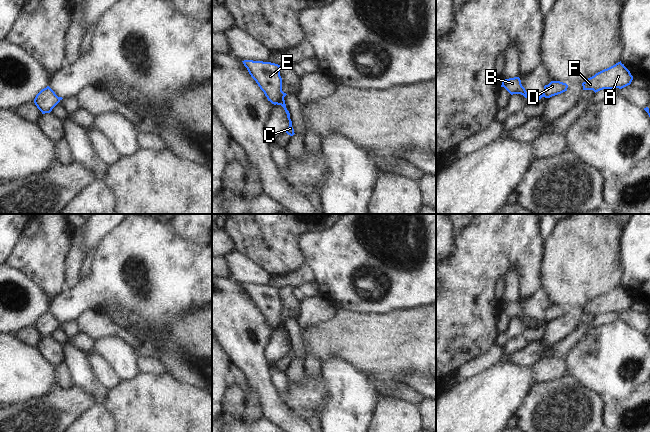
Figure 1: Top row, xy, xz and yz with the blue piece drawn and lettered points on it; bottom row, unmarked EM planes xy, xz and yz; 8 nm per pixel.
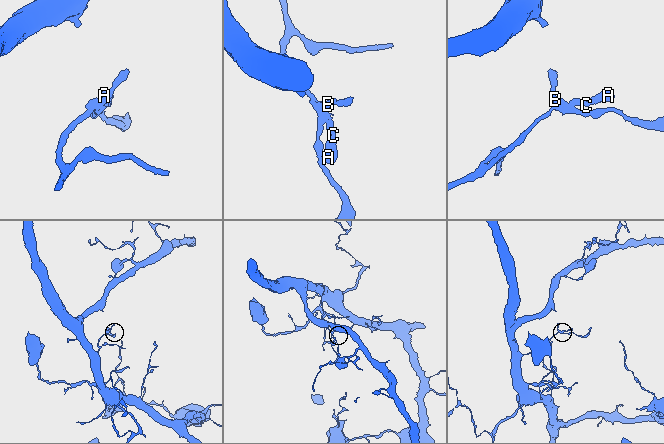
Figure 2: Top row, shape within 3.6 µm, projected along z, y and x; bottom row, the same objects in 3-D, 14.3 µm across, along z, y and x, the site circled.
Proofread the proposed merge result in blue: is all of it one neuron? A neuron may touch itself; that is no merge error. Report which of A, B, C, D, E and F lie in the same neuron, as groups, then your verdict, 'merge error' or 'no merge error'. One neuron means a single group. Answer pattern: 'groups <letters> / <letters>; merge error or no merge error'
groups A C D F / B E; merge error

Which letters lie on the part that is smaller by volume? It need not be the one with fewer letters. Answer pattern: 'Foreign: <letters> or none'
Foreign: A, C, D, F

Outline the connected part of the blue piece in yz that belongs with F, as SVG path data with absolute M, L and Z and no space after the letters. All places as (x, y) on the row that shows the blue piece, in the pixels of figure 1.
M620 62L604 69L582 83L583 90L593 90L595 93L603 89L622 89L631 84L633 76Z

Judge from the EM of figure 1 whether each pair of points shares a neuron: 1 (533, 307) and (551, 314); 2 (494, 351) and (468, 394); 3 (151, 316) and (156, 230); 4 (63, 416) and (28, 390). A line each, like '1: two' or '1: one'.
1: one
2: two
3: one
4: two

